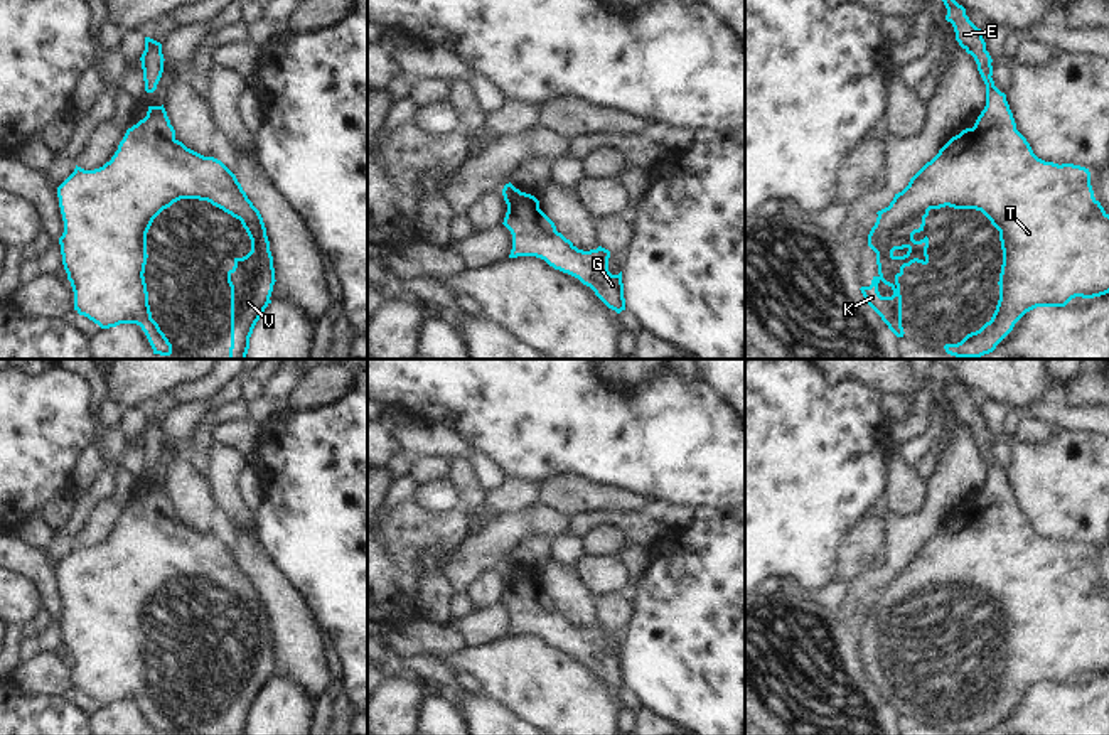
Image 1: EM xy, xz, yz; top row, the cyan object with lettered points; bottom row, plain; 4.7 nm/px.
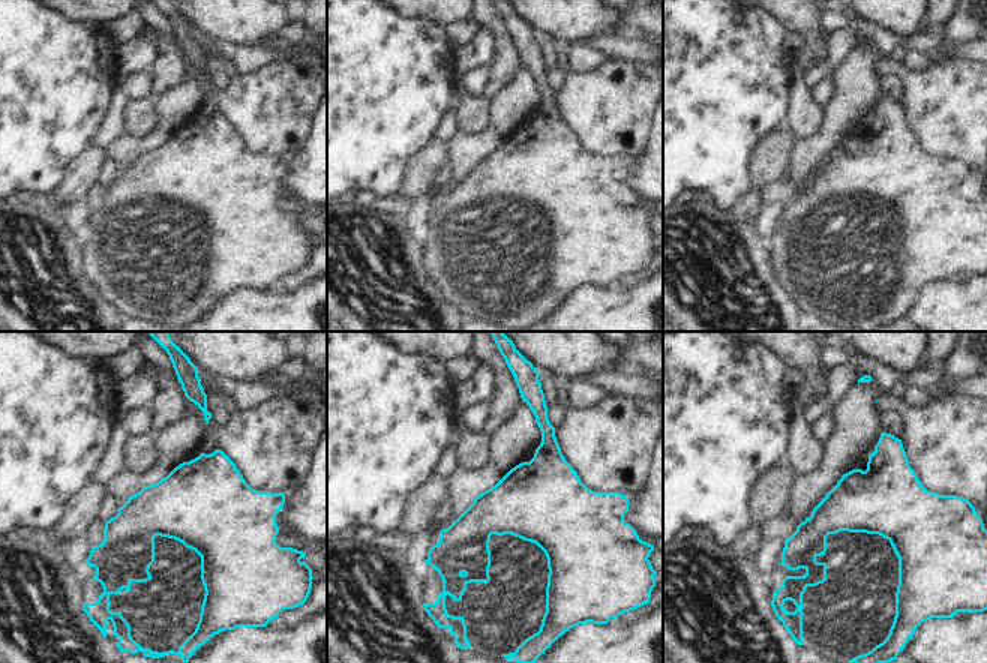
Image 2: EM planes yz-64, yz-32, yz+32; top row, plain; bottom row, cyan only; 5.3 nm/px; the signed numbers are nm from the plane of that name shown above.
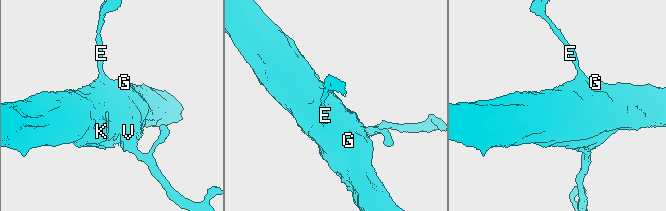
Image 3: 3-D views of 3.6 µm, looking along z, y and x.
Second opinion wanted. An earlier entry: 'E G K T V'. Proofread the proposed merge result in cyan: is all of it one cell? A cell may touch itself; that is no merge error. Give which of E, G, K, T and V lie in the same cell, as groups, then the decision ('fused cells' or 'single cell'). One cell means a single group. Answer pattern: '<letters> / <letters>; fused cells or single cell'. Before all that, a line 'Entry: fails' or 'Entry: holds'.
Entry: holds
E G K T V; single cell

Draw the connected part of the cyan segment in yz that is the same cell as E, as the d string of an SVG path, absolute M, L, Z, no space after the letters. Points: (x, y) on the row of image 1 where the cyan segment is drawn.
M942 0L947 15L946 20L952 24L956 40L974 57L978 71L986 84L986 106L978 116L972 128L962 130L952 137L939 153L927 162L908 182L908 185L895 194L888 207L878 211L875 226L868 234L868 246L876 253L878 275L873 276L870 287L861 287L866 303L881 317L888 329L903 337L902 327L902 295L898 278L903 268L912 263L929 263L929 238L913 239L915 233L924 231L925 217L930 209L954 207L981 211L991 224L999 231L1003 249L1003 265L999 273L999 300L989 322L979 330L967 334L957 344L946 344L947 354L956 357L981 357L996 349L996 346L1013 330L1015 324L1030 310L1037 307L1065 307L1072 298L1094 298L1109 293L1109 214L1094 197L1090 185L1090 172L1085 167L1074 164L1053 164L1038 158L1026 138L1016 130L1016 123L1006 94L1001 93L993 81L993 59L986 51L981 29L978 29L966 8L956 0Z

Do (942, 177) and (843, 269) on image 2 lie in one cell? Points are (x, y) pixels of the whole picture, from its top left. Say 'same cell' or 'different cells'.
same cell

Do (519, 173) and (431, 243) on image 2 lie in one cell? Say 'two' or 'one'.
one

